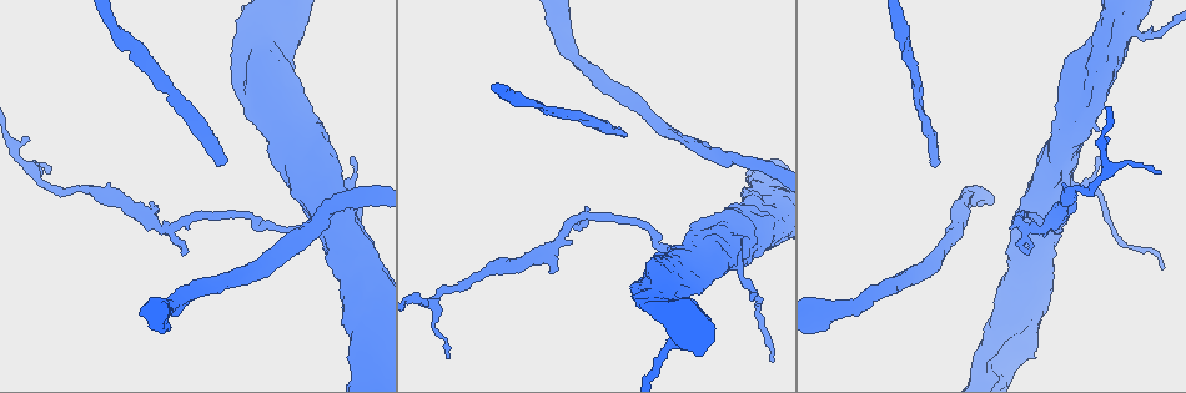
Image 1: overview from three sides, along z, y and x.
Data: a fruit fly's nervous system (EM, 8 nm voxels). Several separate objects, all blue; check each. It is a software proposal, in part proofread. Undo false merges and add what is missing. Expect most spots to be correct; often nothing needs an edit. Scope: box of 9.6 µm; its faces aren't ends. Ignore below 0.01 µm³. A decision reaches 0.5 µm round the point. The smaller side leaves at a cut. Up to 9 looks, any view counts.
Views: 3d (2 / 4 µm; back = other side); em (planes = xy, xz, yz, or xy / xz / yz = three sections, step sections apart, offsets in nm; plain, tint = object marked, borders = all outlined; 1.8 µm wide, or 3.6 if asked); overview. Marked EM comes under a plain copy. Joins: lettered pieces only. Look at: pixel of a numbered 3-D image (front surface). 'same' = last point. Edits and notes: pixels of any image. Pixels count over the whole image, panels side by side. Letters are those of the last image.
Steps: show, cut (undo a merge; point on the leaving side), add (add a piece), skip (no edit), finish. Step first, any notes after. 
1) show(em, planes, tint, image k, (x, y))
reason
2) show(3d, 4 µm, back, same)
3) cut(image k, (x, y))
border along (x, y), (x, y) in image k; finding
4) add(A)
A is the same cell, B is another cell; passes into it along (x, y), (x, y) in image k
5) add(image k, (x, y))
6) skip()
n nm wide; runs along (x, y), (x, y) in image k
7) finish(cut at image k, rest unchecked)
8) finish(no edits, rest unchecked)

show(3d, 4 µm, back, image 1, (1028, 253))

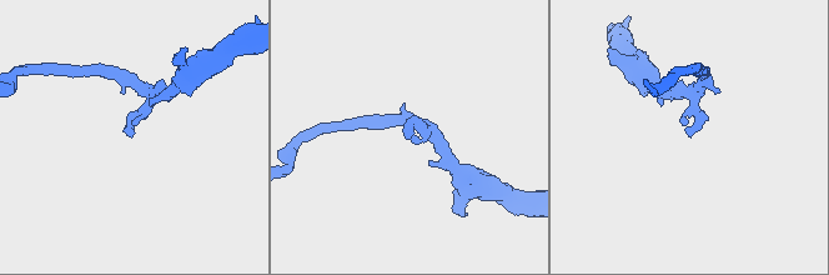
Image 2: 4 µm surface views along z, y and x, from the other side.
show(em, planes, borders, image 2, (413, 135))

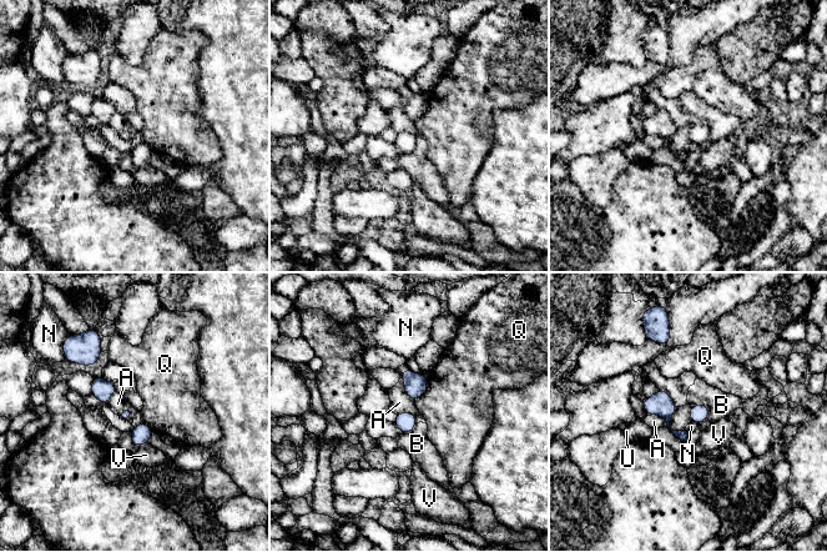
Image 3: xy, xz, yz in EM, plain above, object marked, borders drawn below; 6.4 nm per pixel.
skip()
A touches over 340 nm; A, B, N, Q, U and V are other cells; no lettered piece goes on from it

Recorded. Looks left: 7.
show(3d, 4 µm, image 1, (515, 98))
thick turns thin

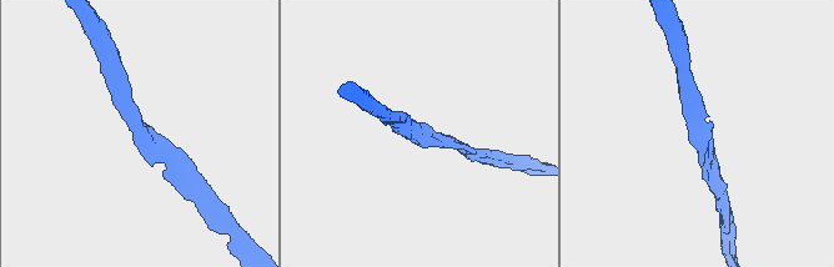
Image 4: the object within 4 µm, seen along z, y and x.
show(em, planes, tint, image 4, (425, 133))

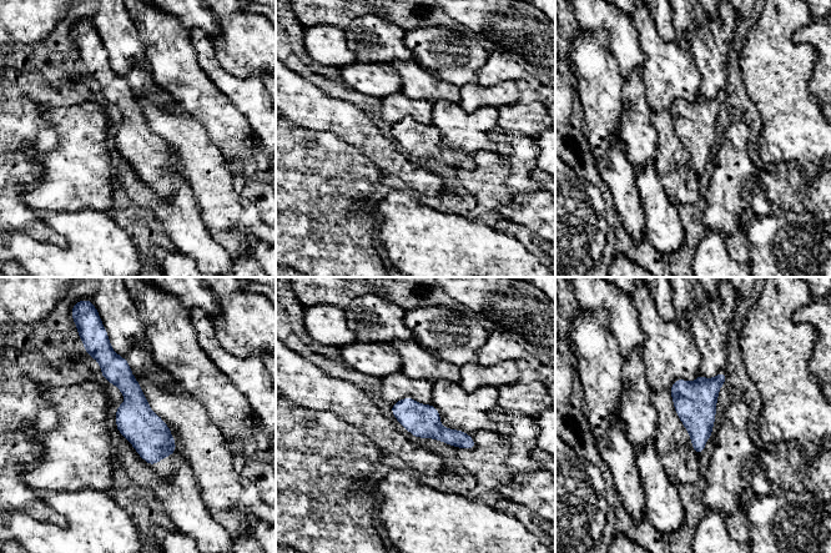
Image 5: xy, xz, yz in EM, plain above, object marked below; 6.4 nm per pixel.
show(em, planes, borders, same)

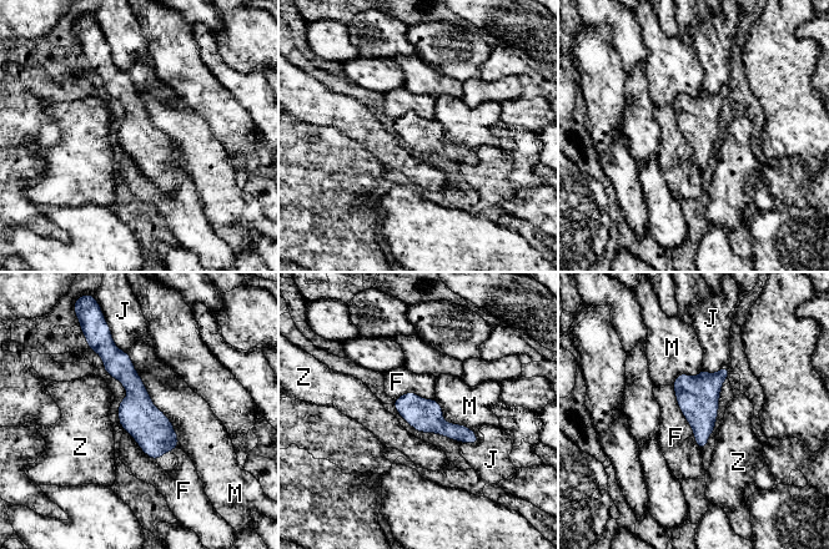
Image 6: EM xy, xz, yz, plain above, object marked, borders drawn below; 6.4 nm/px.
skip()
220 nm wide; F, J, M and Z are other cells; one neuron here

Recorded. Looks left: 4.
show(em, planes, borders, image 1, (625, 136))
long arm stops here

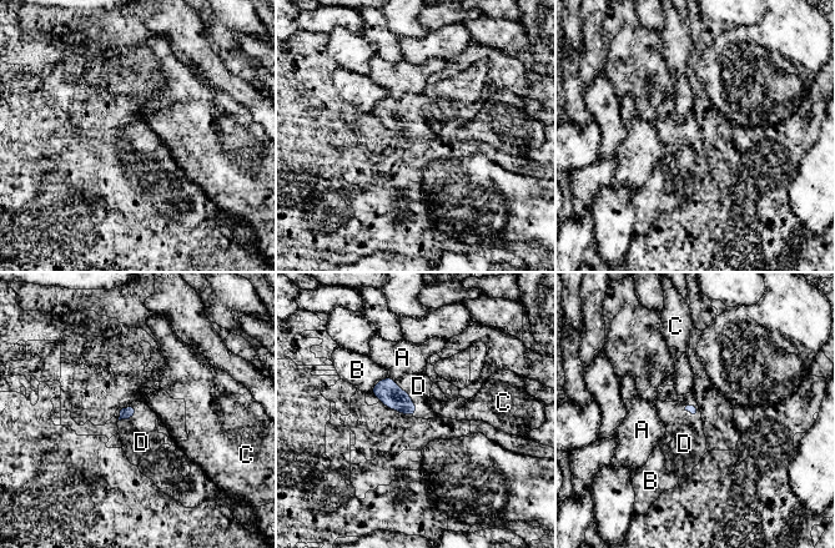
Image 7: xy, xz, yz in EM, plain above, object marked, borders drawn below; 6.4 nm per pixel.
add(D)
D is the same cell, A, B and C are other cells; passes into it along (386, 390), (410, 396), (418, 386) in image 7; it goes on there

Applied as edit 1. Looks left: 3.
show(3d, 4 µm, image 1, (1146, 31))

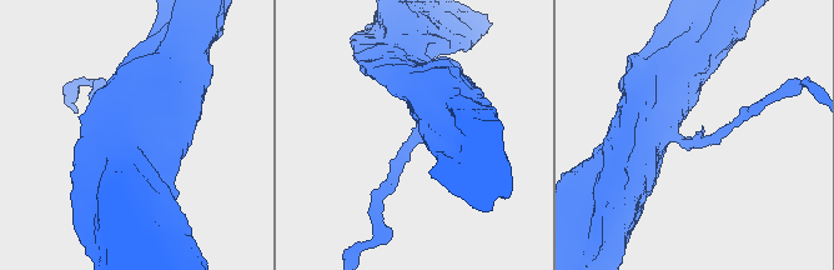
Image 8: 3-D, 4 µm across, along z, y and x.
show(em, planes, borders, image 8, (416, 140))
now the EM

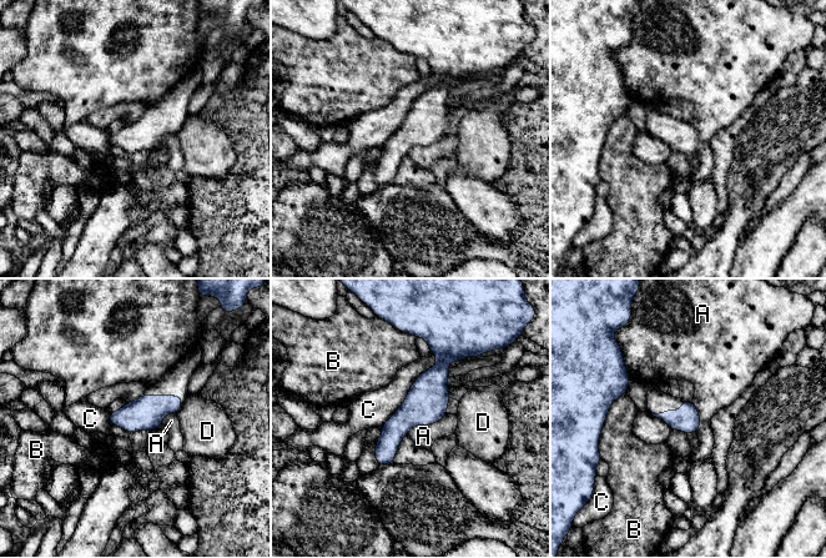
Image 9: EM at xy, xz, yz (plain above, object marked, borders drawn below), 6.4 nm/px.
skip()
170 nm wide; A, B, C and D are other cells; all the same neuron

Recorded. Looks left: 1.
finish(add at image 7, rest unchecked)

